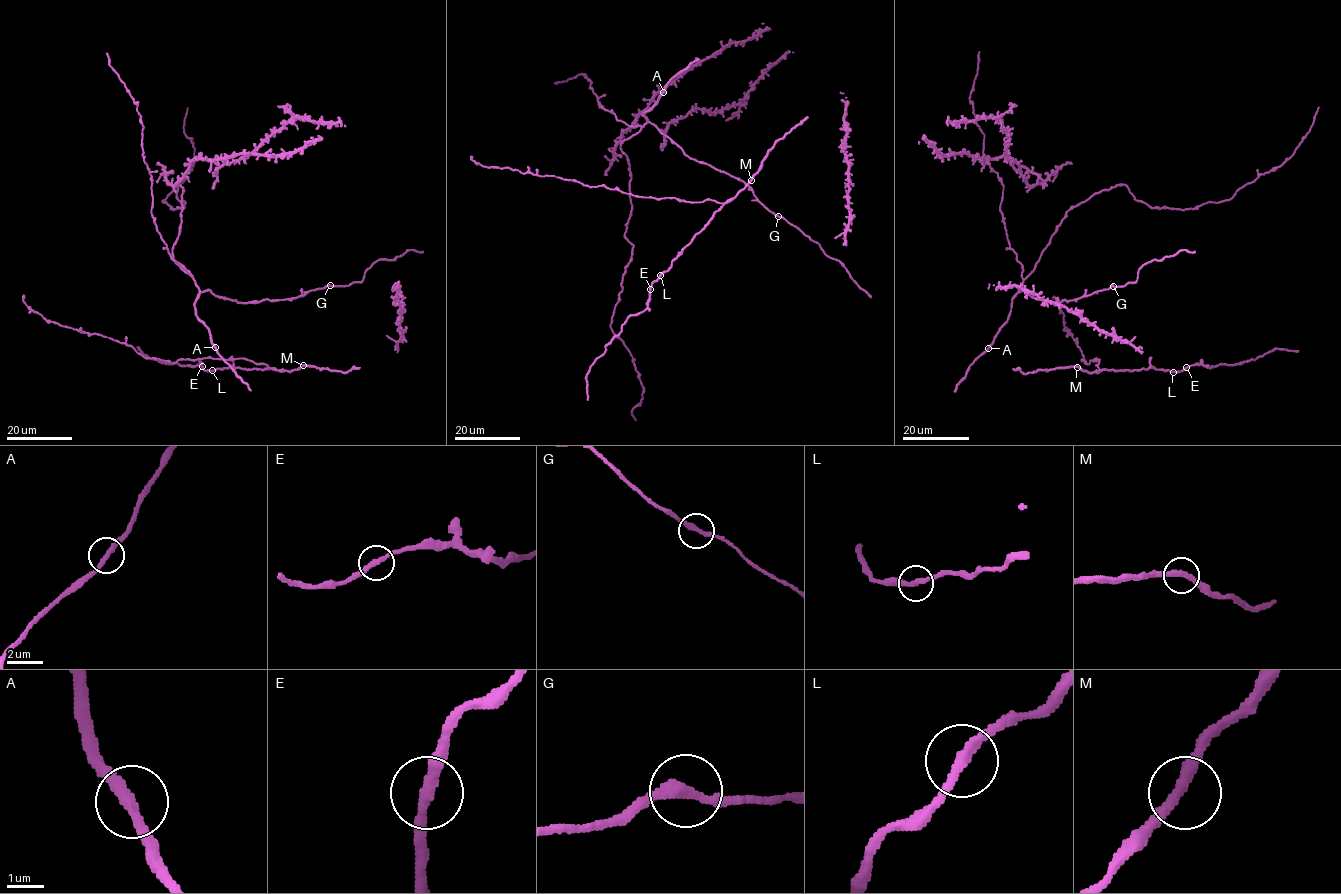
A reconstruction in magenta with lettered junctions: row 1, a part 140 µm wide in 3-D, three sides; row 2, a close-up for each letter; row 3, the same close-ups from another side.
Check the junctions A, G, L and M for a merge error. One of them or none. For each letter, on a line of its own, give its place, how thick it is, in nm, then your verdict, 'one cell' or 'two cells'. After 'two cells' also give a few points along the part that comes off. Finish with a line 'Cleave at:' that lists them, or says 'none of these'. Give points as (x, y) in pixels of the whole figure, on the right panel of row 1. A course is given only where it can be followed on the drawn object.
A: (988, 348) | 280 nm | one cell
G: (1113, 286) | 280 nm | one cell
L: (1173, 372) | 280 nm | one cell
M: (1077, 367) | 320 nm | one cell
Cleave at: none of these

